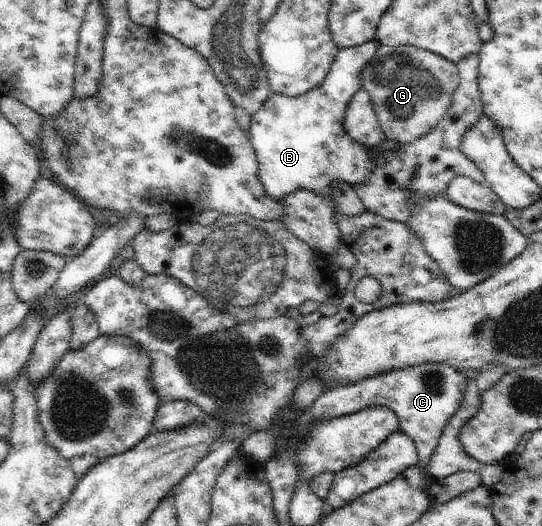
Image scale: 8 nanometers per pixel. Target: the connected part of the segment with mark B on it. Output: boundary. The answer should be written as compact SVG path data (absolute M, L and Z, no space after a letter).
M374 39L341 49L321 84L298 97L272 92L262 107L251 115L249 140L259 163L259 178L275 202L282 202L288 194L298 190L326 198L332 197L334 183L348 183L352 188L366 184L379 154L405 146L402 142L387 139L383 144L369 148L355 142L343 129L350 99L362 88L364 68L380 45Z

